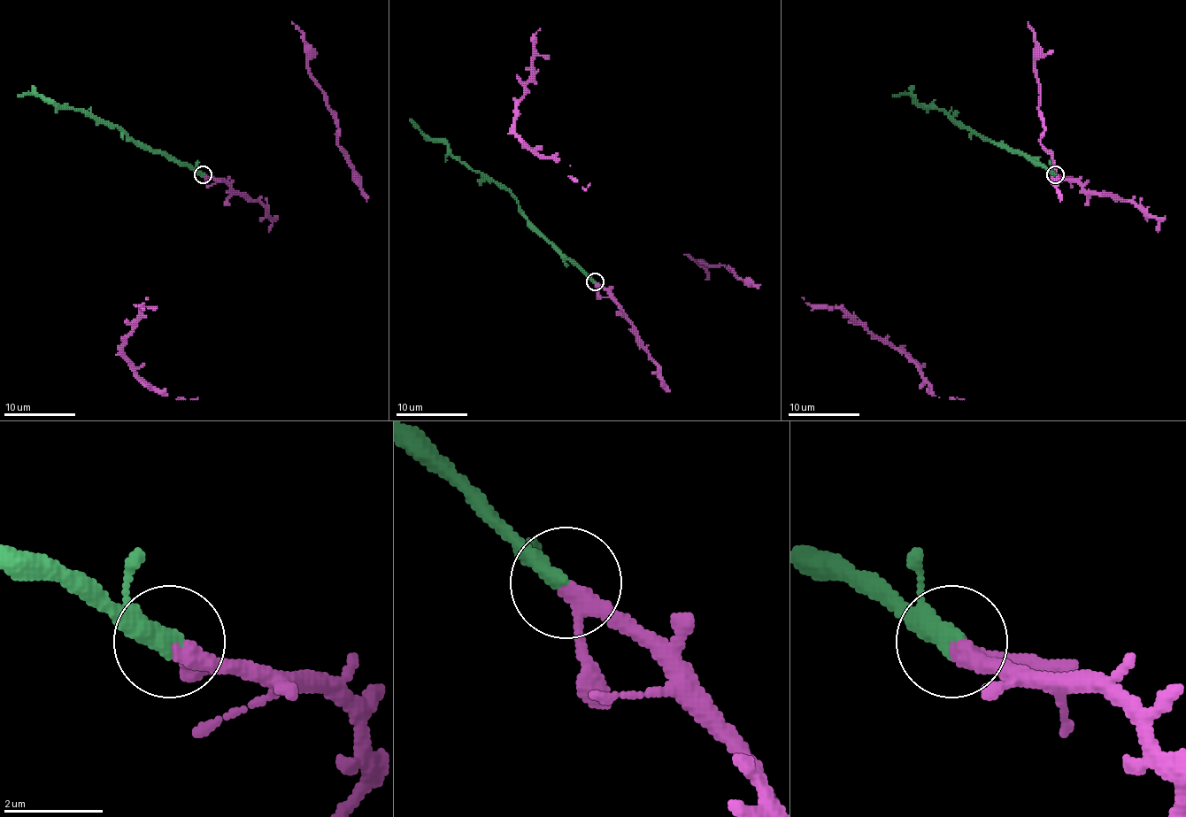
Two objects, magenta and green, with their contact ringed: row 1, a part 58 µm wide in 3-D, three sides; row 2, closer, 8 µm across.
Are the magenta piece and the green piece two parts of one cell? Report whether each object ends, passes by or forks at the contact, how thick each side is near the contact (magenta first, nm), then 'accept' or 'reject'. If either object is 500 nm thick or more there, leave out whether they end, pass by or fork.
magenta passes by; green ends there; 280 nm thick on the magenta side, 420 nm on the other; accept

